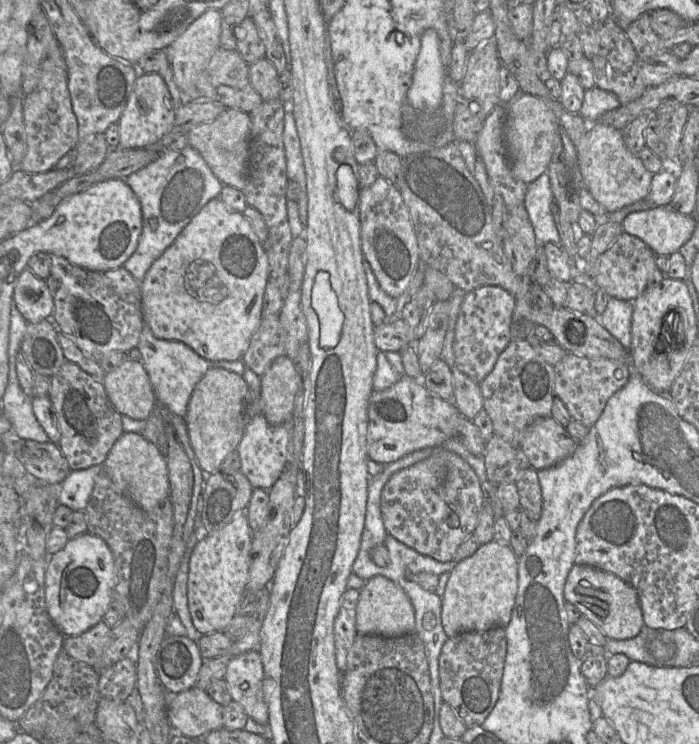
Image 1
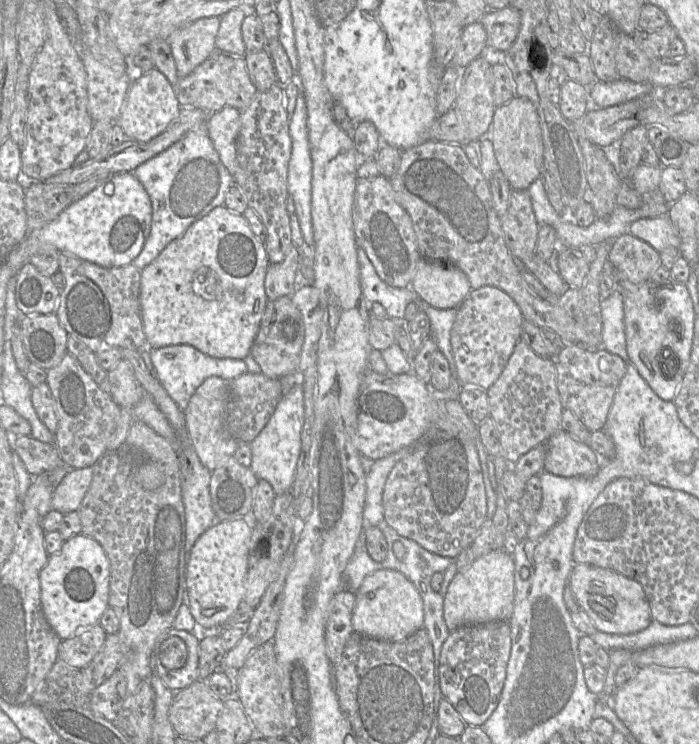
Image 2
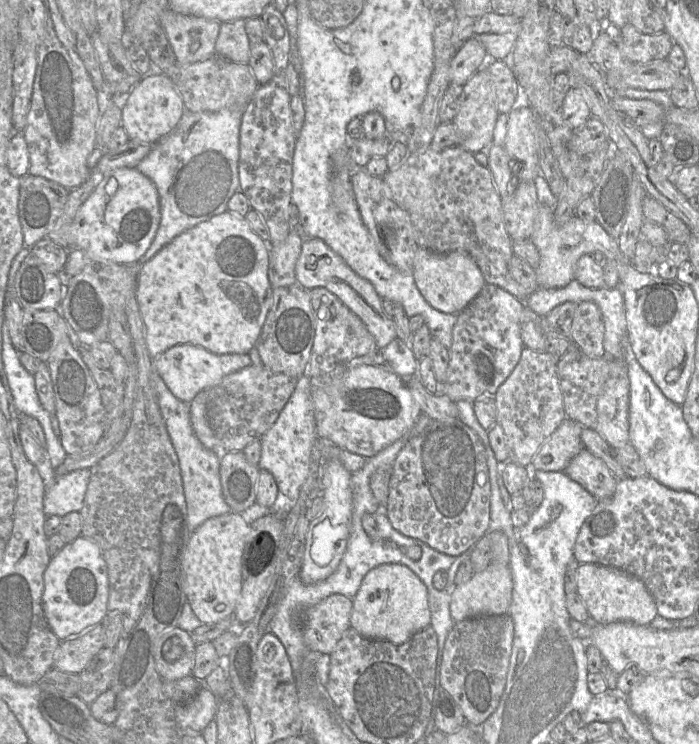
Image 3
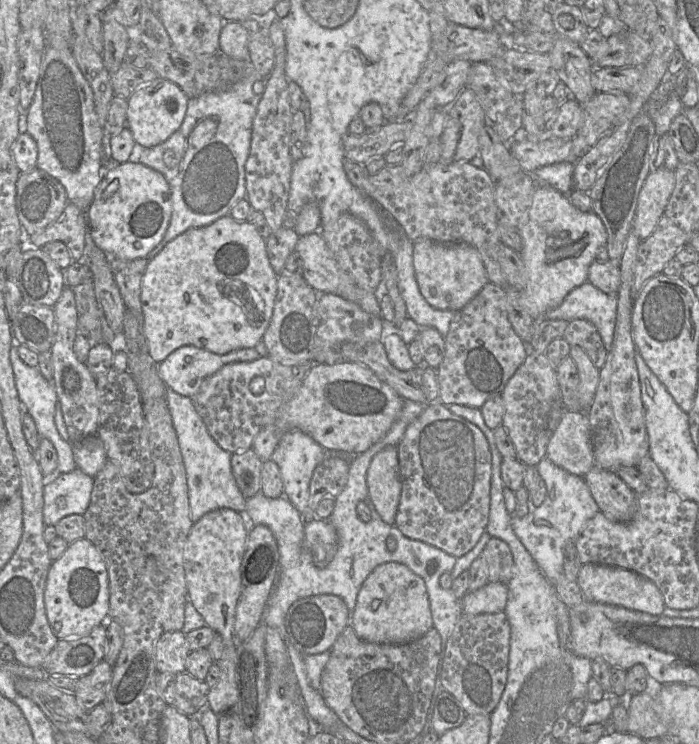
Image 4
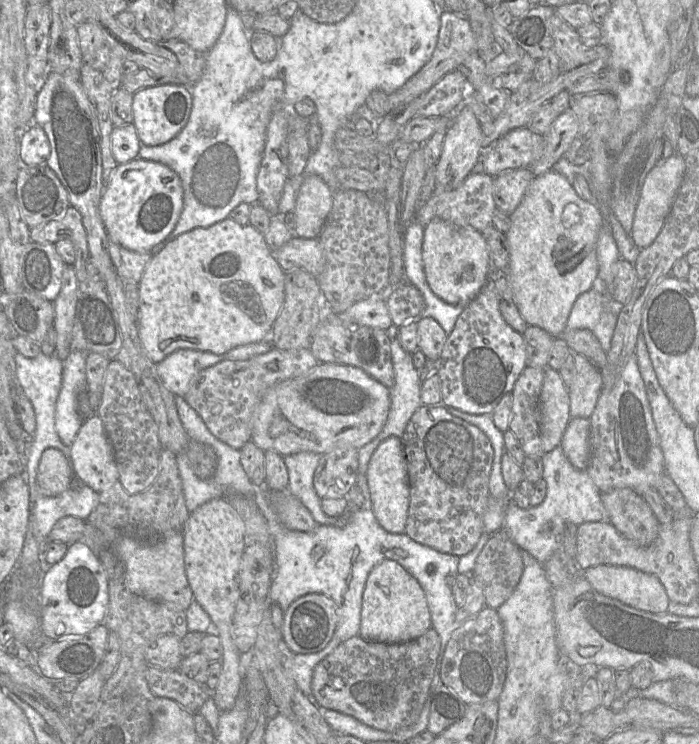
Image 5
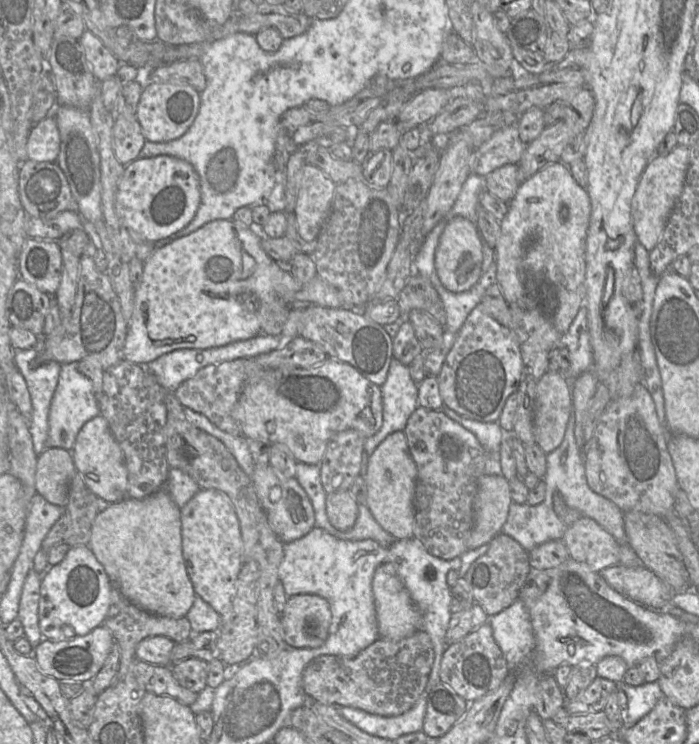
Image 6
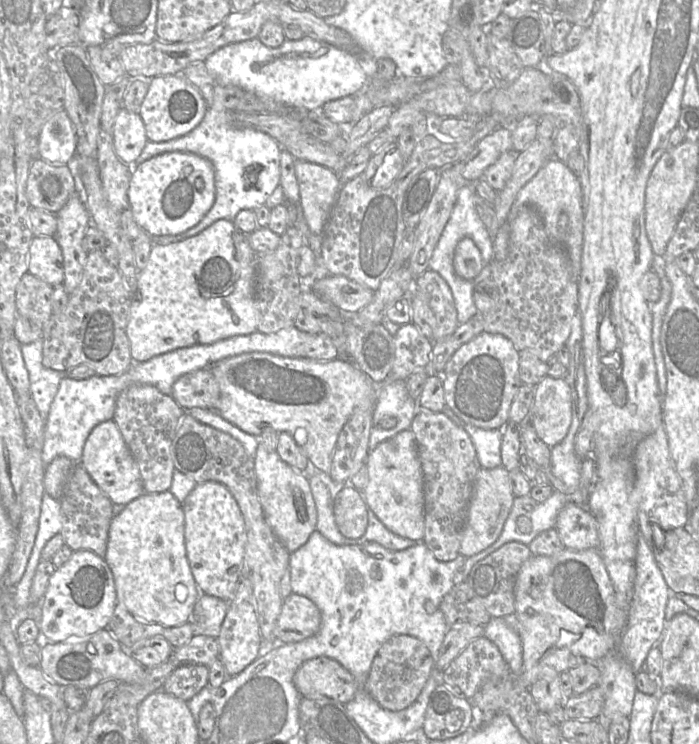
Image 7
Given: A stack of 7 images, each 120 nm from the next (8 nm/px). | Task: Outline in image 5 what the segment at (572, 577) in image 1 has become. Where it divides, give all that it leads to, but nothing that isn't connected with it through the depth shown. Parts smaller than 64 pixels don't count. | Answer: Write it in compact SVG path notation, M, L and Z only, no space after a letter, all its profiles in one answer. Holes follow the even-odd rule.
M597 565L582 571L582 575L599 593L617 599L638 610L665 614L670 603L661 581L653 574L648 574L631 567Z

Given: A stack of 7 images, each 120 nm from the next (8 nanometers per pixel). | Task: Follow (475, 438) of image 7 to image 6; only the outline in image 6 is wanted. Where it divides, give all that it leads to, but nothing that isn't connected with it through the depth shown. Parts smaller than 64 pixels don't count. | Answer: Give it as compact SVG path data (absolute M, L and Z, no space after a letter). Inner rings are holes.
M443 405L442 411L452 420L471 431L486 452L484 474L501 475L501 444L507 435L498 422L481 422L464 417Z

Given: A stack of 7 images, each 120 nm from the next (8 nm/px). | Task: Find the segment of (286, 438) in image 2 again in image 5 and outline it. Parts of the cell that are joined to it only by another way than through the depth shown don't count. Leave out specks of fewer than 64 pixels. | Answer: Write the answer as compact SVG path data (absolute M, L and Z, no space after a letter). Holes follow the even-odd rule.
M307 451L285 456L284 462L289 475L287 491L308 508L318 525L343 527L349 521L348 510L338 517L327 516L313 486L314 472L320 458L320 454Z

